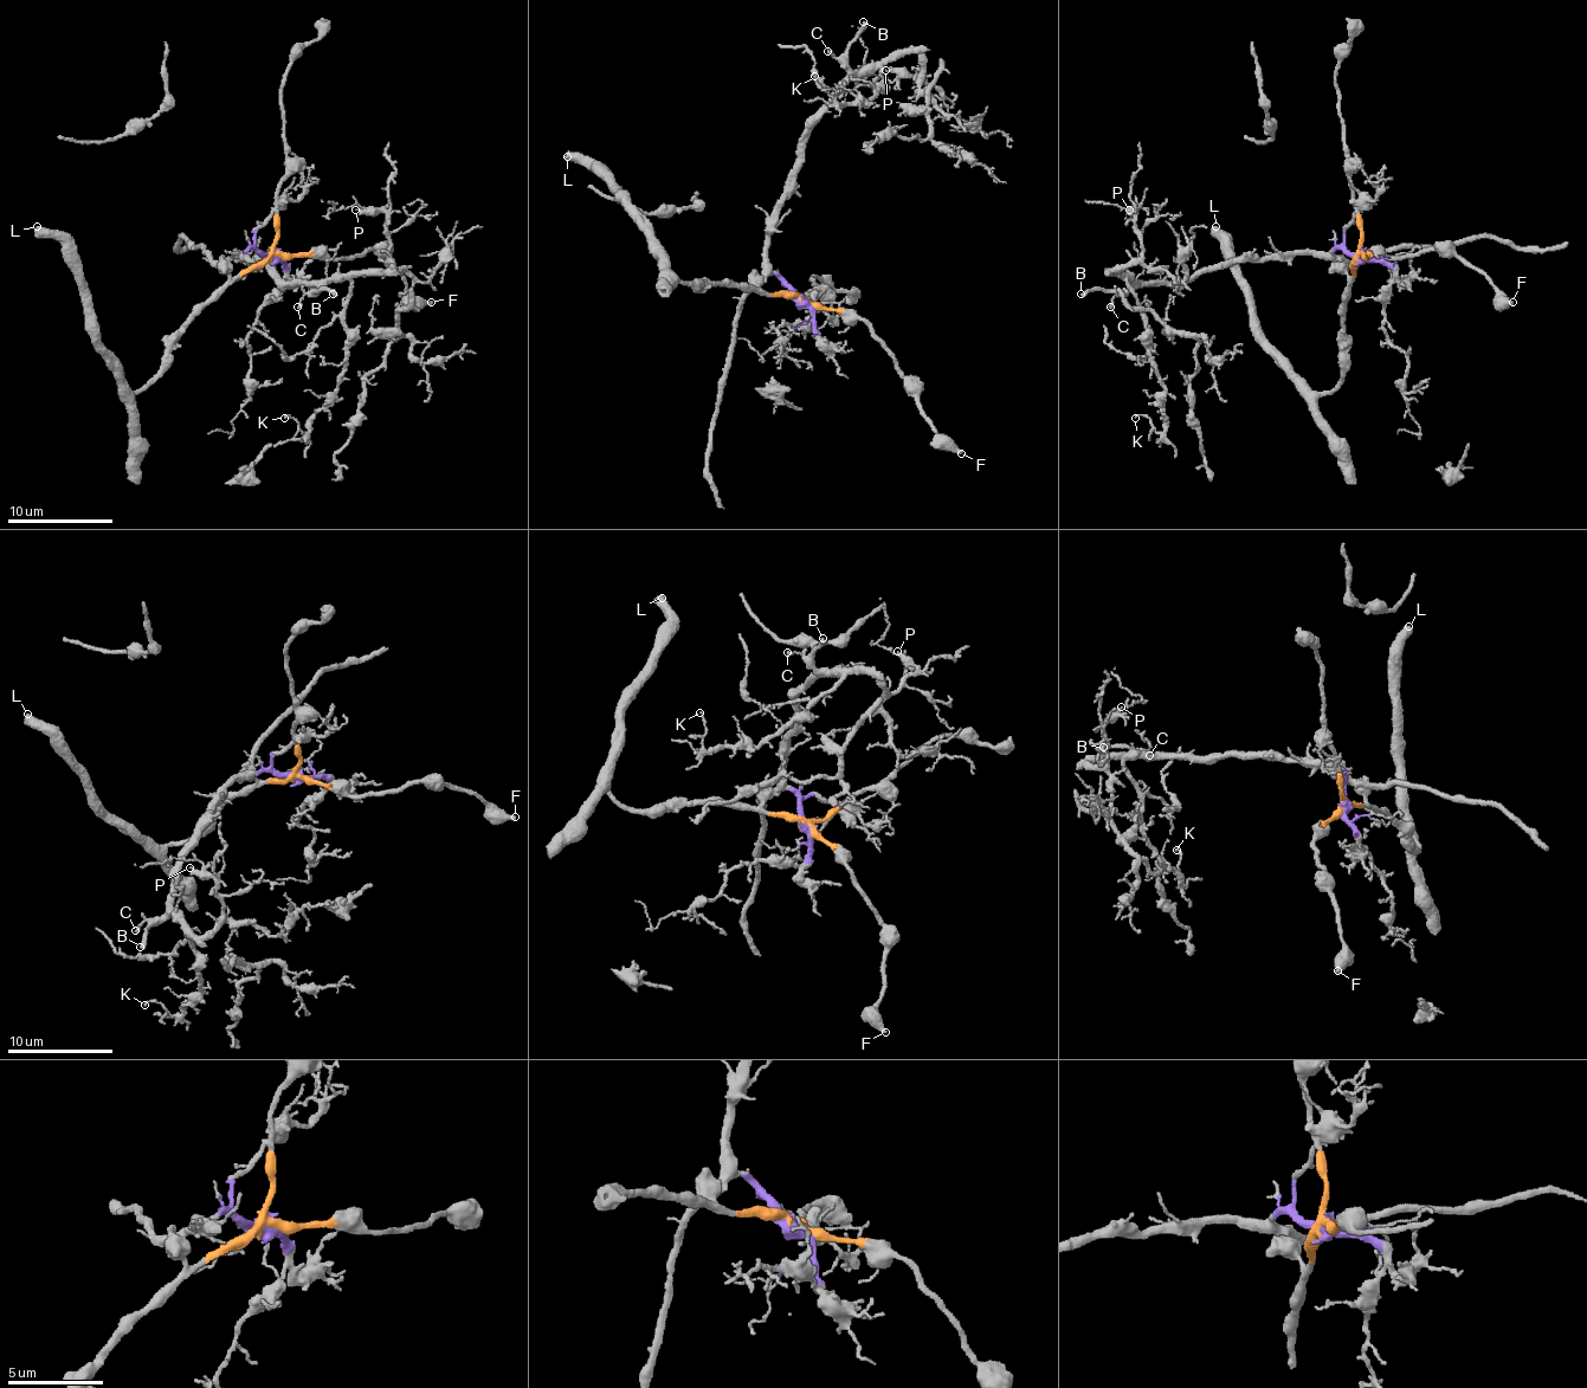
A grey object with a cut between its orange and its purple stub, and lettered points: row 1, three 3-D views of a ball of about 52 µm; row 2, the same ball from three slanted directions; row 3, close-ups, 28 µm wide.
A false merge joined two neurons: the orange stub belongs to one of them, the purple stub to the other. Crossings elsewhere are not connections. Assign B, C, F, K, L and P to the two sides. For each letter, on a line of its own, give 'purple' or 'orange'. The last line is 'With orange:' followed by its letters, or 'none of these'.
B: purple
C: purple
F: orange
K: purple
L: orange
P: purple
With orange: F, L

